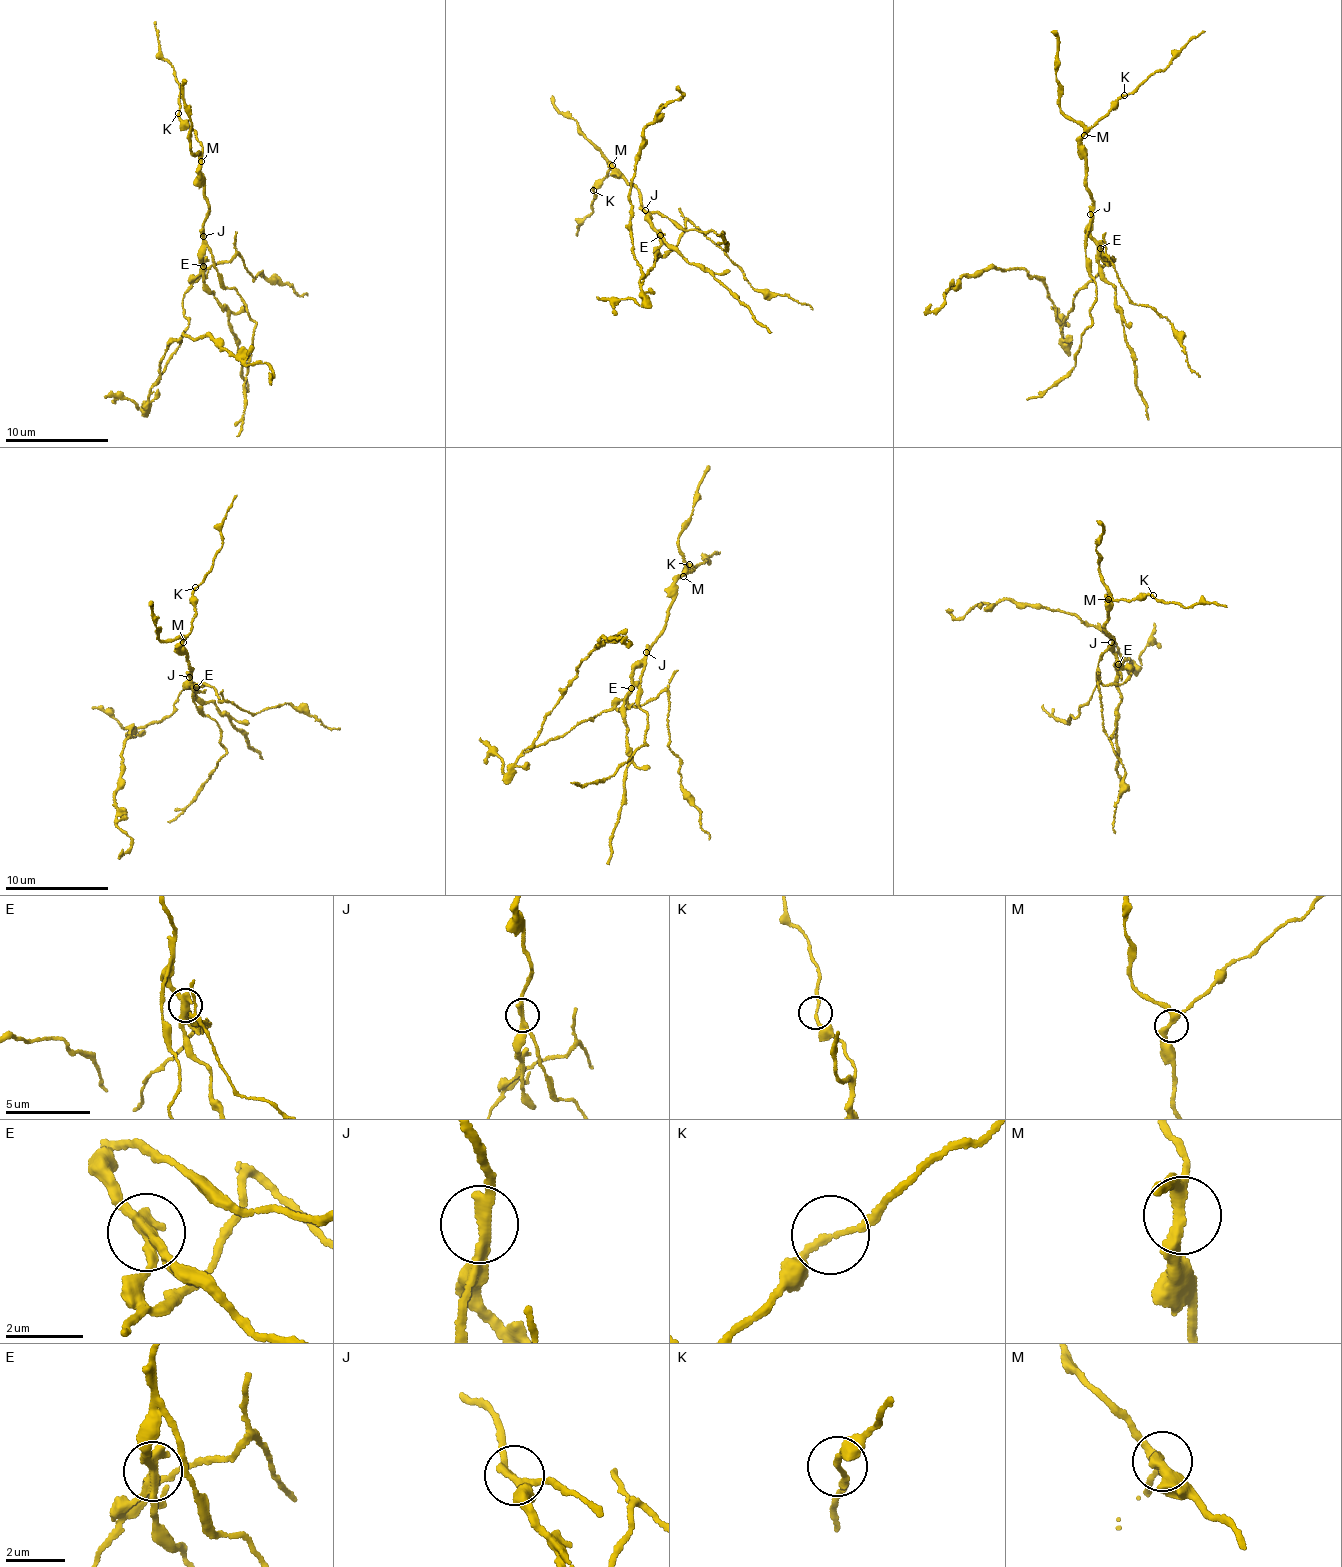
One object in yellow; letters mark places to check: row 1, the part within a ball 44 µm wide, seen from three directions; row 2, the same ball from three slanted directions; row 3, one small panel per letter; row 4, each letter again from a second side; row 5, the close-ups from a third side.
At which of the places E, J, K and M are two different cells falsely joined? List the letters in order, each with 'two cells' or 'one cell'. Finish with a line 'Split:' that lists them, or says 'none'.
E: two cells
J: two cells
K: one cell
M: one cell
Split: E, J

